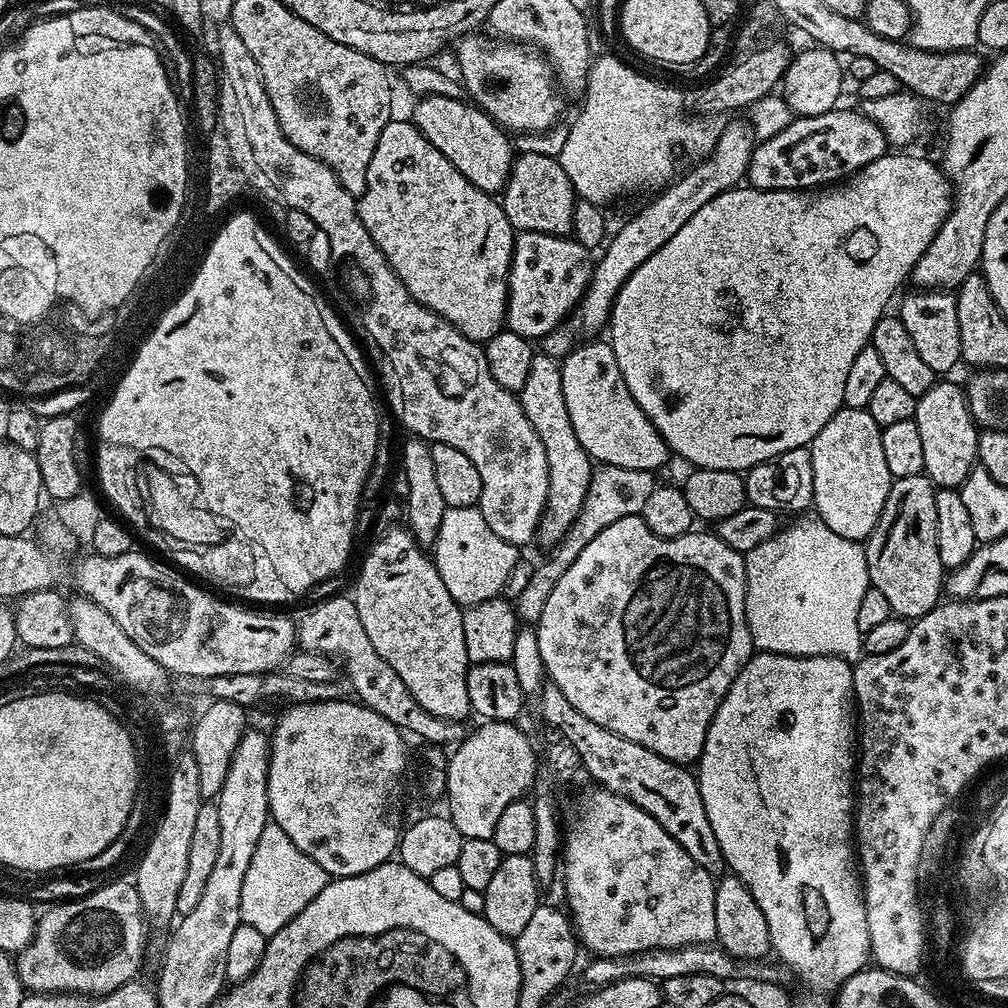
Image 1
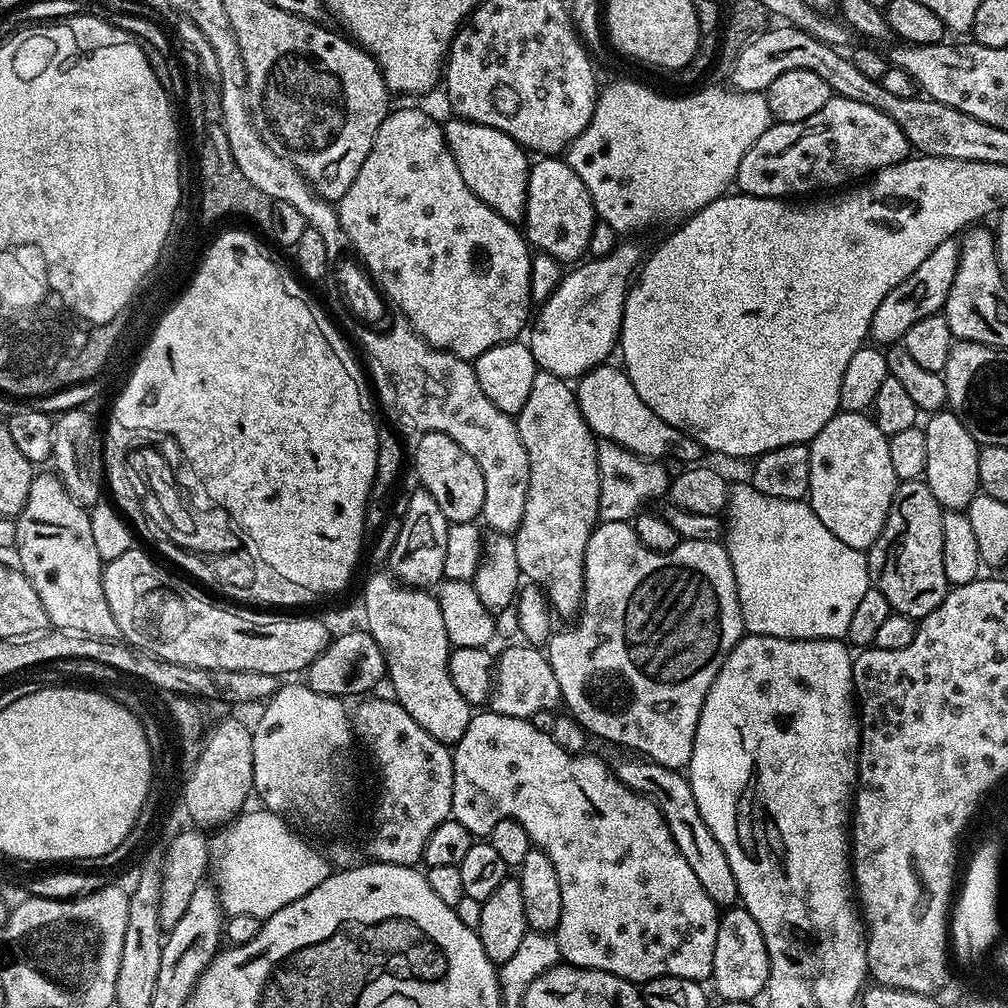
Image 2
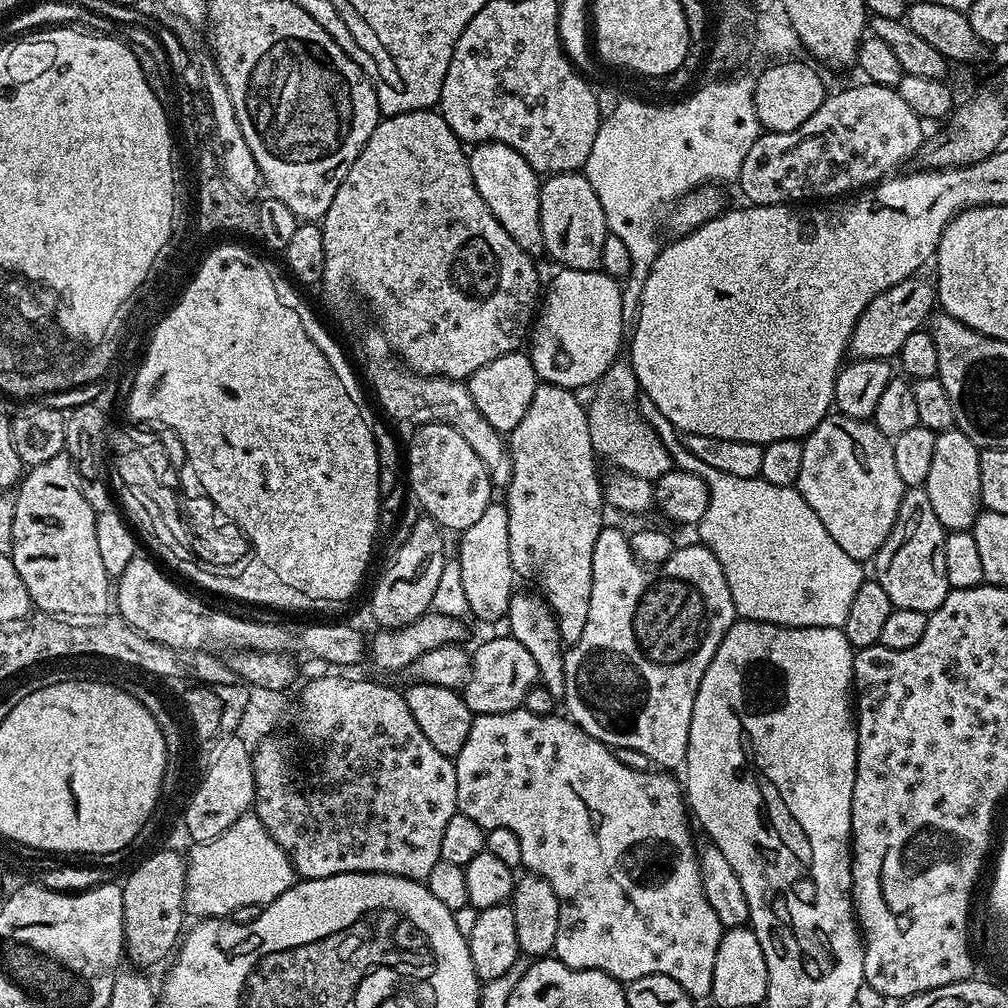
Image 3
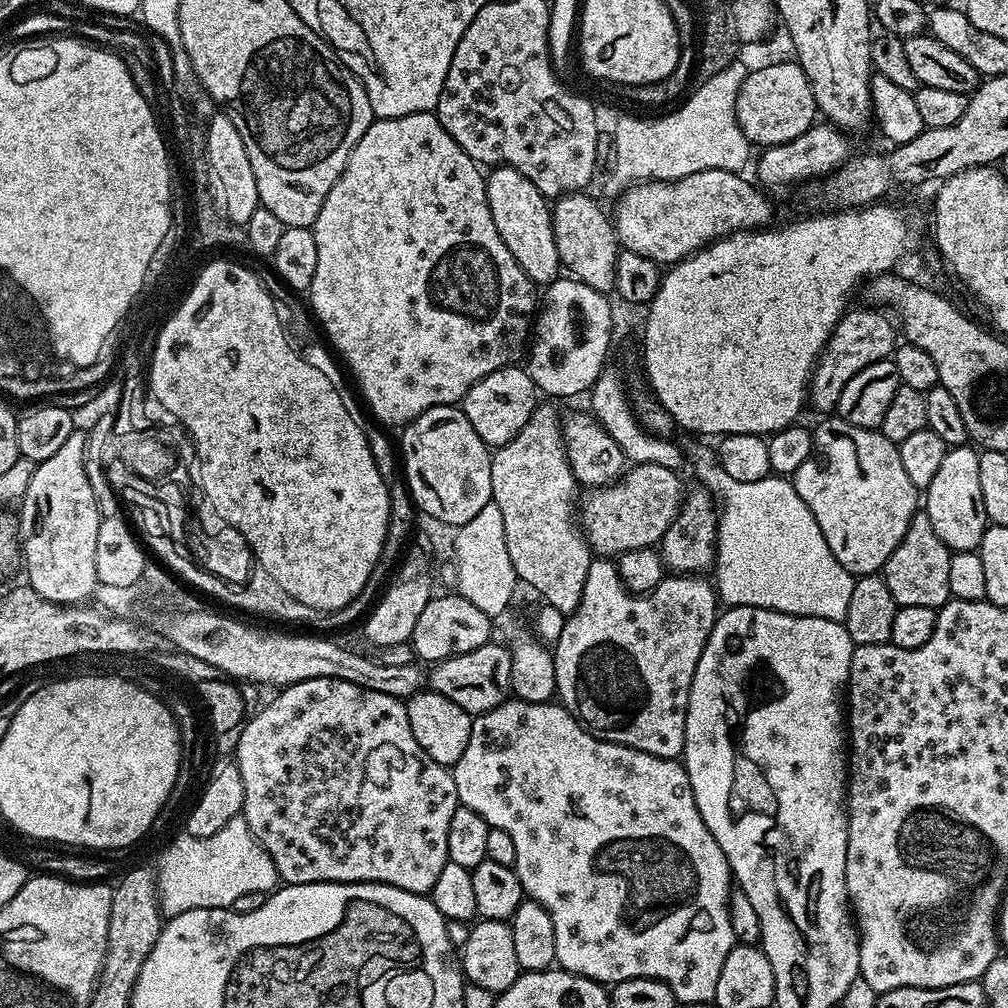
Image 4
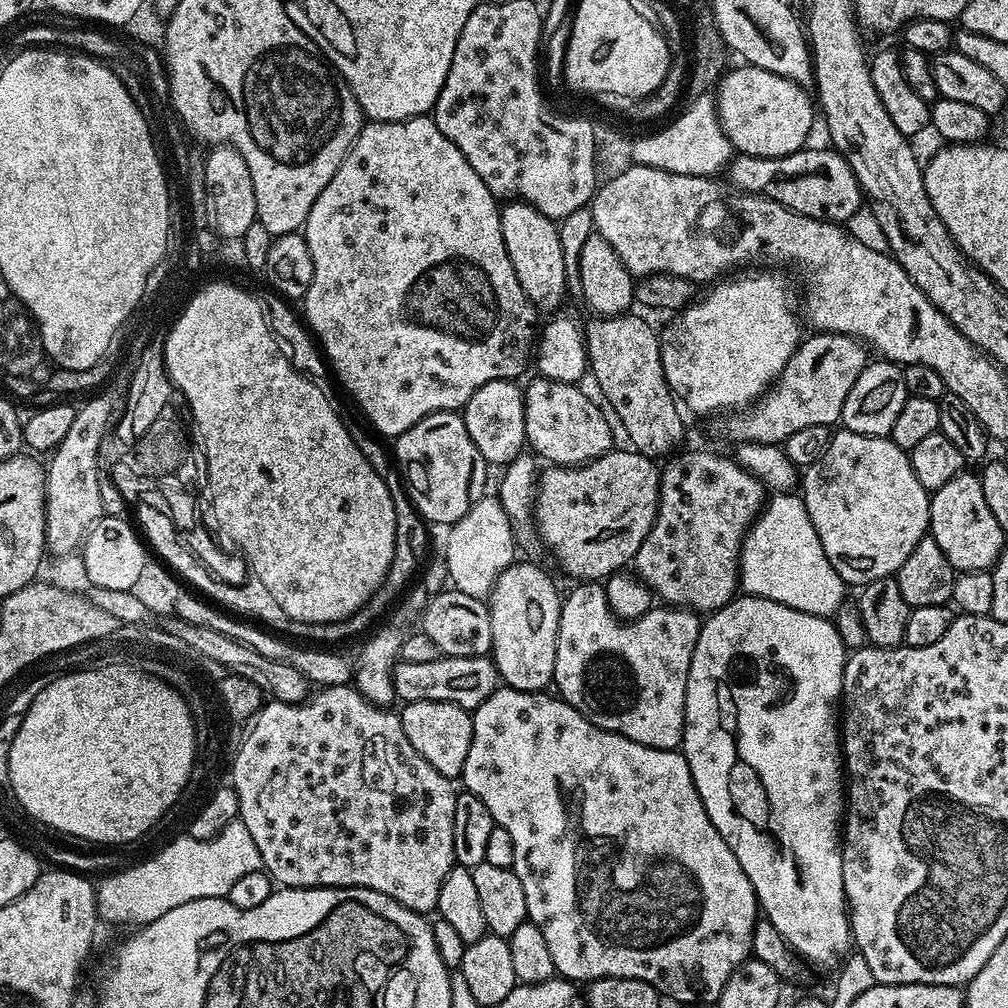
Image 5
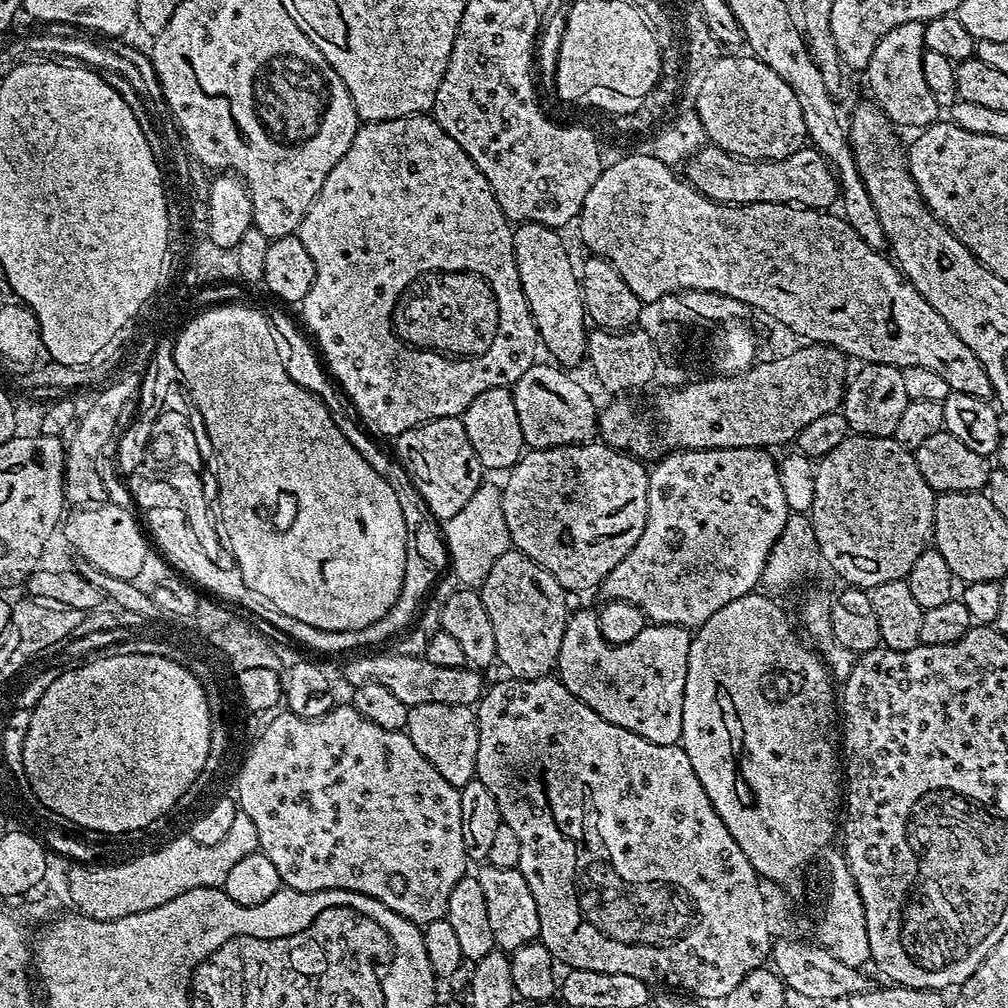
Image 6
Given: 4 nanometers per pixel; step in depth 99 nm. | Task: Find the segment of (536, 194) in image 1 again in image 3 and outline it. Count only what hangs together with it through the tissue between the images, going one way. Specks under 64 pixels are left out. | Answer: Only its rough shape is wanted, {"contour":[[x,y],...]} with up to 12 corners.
{"contour":[[583,171],[540,185],[544,252],[597,271],[609,230]]}

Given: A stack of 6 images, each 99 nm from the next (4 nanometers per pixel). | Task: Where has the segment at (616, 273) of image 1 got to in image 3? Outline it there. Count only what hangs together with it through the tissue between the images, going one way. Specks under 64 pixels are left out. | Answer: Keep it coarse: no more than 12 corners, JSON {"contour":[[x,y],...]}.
{"contour":[[560,268],[530,355],[543,383],[579,390],[621,355],[622,284]]}

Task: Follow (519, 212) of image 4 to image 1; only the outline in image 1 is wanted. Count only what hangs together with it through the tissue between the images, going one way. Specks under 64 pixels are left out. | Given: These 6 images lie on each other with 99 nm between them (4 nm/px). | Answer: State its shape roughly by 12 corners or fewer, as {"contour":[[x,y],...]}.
{"contour":[[422,96],[410,119],[478,190],[503,193],[509,133],[467,99]]}

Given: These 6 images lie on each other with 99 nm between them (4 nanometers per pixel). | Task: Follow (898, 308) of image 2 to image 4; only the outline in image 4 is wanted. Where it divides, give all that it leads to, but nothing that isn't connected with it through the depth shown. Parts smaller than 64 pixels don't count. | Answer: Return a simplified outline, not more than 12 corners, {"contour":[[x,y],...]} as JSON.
{"contour":[[844,313],[816,359],[810,404],[828,414],[858,370],[889,359],[897,321]]}

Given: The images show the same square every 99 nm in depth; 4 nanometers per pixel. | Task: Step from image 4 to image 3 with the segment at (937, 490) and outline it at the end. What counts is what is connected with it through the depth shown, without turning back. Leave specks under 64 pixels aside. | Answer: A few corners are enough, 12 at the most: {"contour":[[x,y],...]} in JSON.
{"contour":[[955,426],[936,437],[922,487],[948,532],[982,511],[980,449]]}

